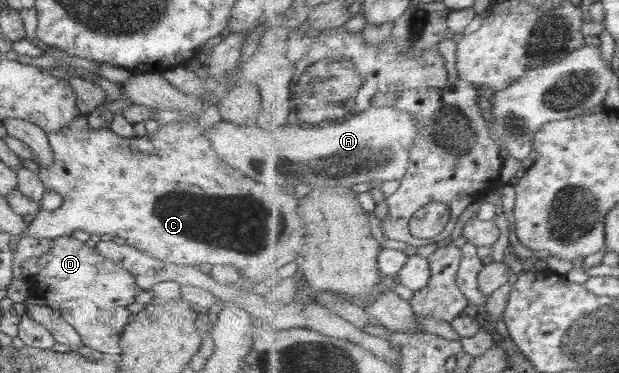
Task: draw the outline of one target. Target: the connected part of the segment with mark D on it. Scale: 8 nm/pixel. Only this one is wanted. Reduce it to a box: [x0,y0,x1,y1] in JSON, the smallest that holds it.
[29,235,138,356]

